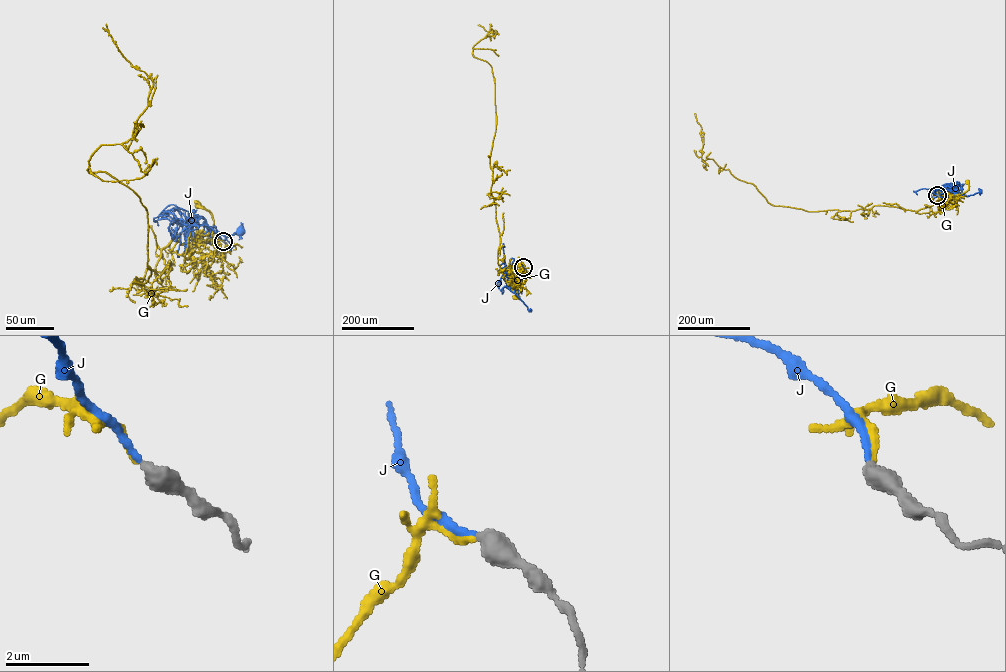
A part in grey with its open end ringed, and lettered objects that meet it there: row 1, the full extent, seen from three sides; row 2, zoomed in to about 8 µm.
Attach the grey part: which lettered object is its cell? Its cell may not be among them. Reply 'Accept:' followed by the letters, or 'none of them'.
Accept: J

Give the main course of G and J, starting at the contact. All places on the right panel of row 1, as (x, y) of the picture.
G: (937, 195), (946, 205), (968, 190), (968, 182)
J: (937, 195), (931, 189), (949, 185), (966, 196), (980, 191)

